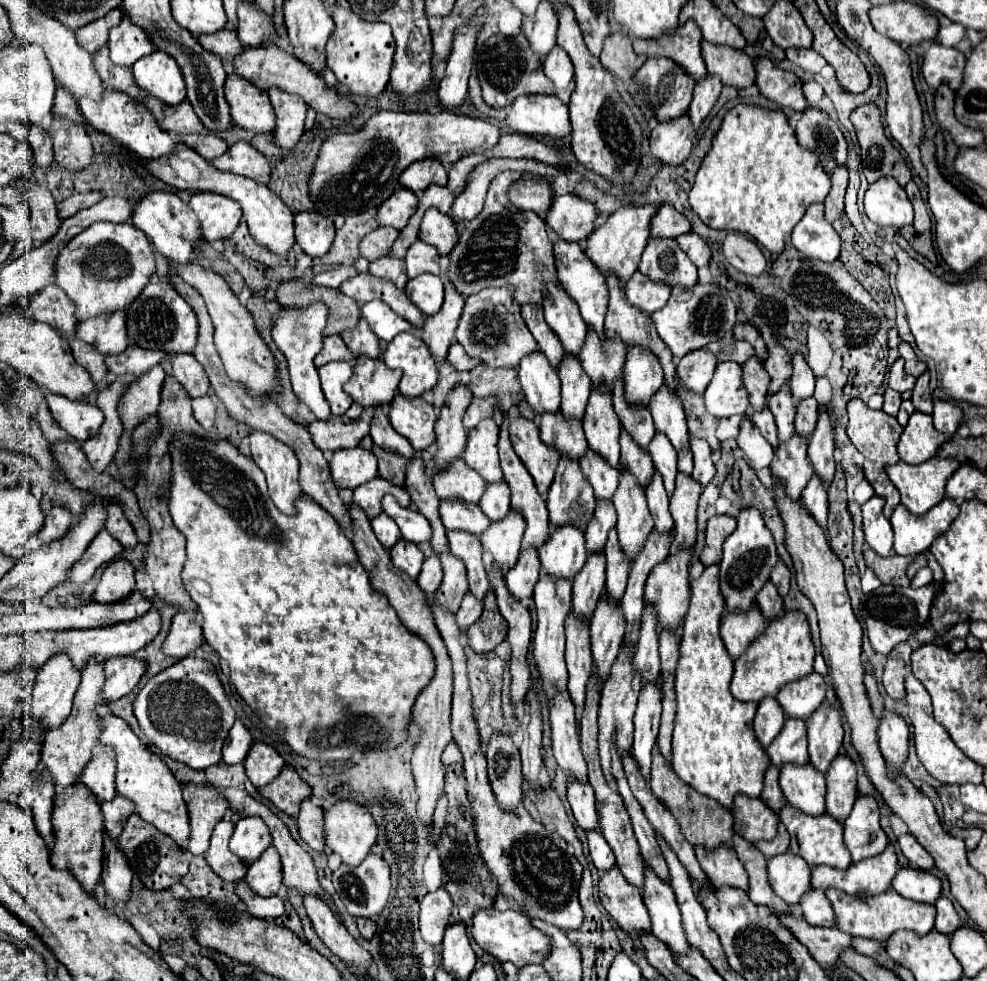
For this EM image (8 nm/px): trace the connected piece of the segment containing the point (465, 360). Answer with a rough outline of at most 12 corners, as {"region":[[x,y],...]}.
{"region":[[460,343],[450,347],[446,359],[456,371],[470,371],[480,361],[468,357]]}

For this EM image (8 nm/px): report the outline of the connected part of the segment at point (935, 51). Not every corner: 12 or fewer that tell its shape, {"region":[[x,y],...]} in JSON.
{"region":[[932,43],[922,73],[930,87],[958,89],[964,53]]}

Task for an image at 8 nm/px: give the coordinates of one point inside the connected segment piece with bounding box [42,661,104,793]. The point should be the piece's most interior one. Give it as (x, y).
(66, 751)

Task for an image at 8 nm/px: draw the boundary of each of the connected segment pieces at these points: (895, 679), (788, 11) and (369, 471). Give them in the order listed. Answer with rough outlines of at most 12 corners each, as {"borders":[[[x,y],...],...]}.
{"borders":[[[898,643],[884,665],[882,685],[892,699],[904,699],[910,671],[908,643]],[[788,1],[762,19],[780,49],[812,47],[812,31]],[[338,449],[330,475],[338,489],[356,489],[378,475],[366,449]]]}

